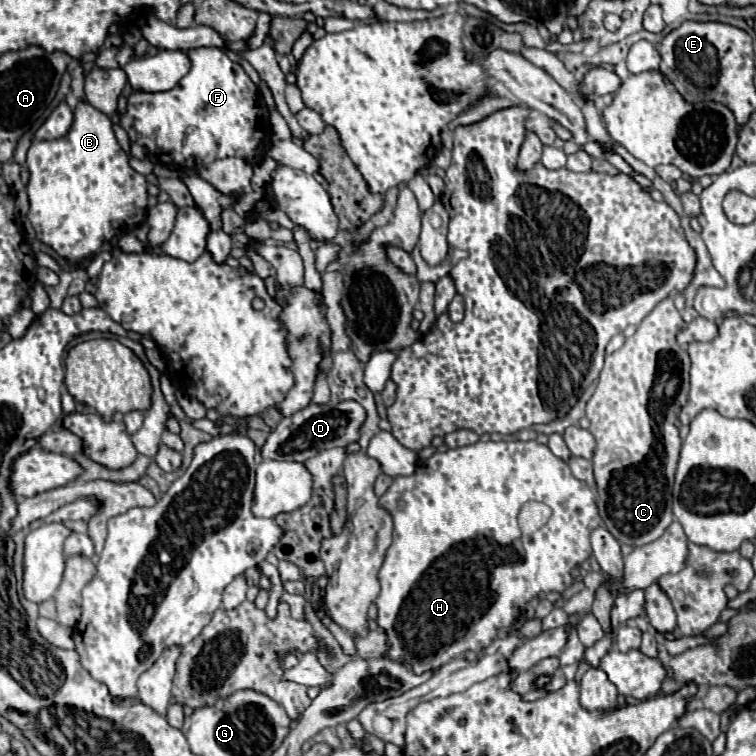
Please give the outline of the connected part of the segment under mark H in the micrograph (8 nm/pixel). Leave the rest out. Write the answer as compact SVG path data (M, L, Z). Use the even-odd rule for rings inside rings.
M477 441L475 445L449 449L445 453L437 451L433 457L423 461L413 475L397 477L393 481L393 485L387 489L387 493L379 499L379 505L383 509L387 509L387 513L391 513L395 529L393 529L393 545L387 549L383 567L379 571L381 593L375 599L375 605L379 609L377 625L387 635L389 649L385 651L385 657L391 659L391 661L399 661L399 663L407 665L407 669L411 669L411 673L419 673L419 675L423 675L425 671L437 671L443 665L447 665L447 661L453 661L455 657L463 657L467 651L479 653L479 651L487 649L487 645L491 645L491 641L497 637L499 629L511 627L515 623L515 609L517 609L517 617L519 617L521 611L525 609L525 605L531 599L535 599L541 591L543 593L547 593L547 591L563 593L573 583L571 569L581 565L581 561L585 561L591 555L589 535L595 527L601 525L599 509L595 505L595 491L589 489L579 479L575 479L569 465L565 461L557 459L549 451L547 445L541 445L537 441L497 441L497 443L495 441ZM527 501L539 501L539 503L549 505L553 509L553 515L549 517L549 521L539 531L535 531L531 535L521 535L519 525L517 525L517 515Z

